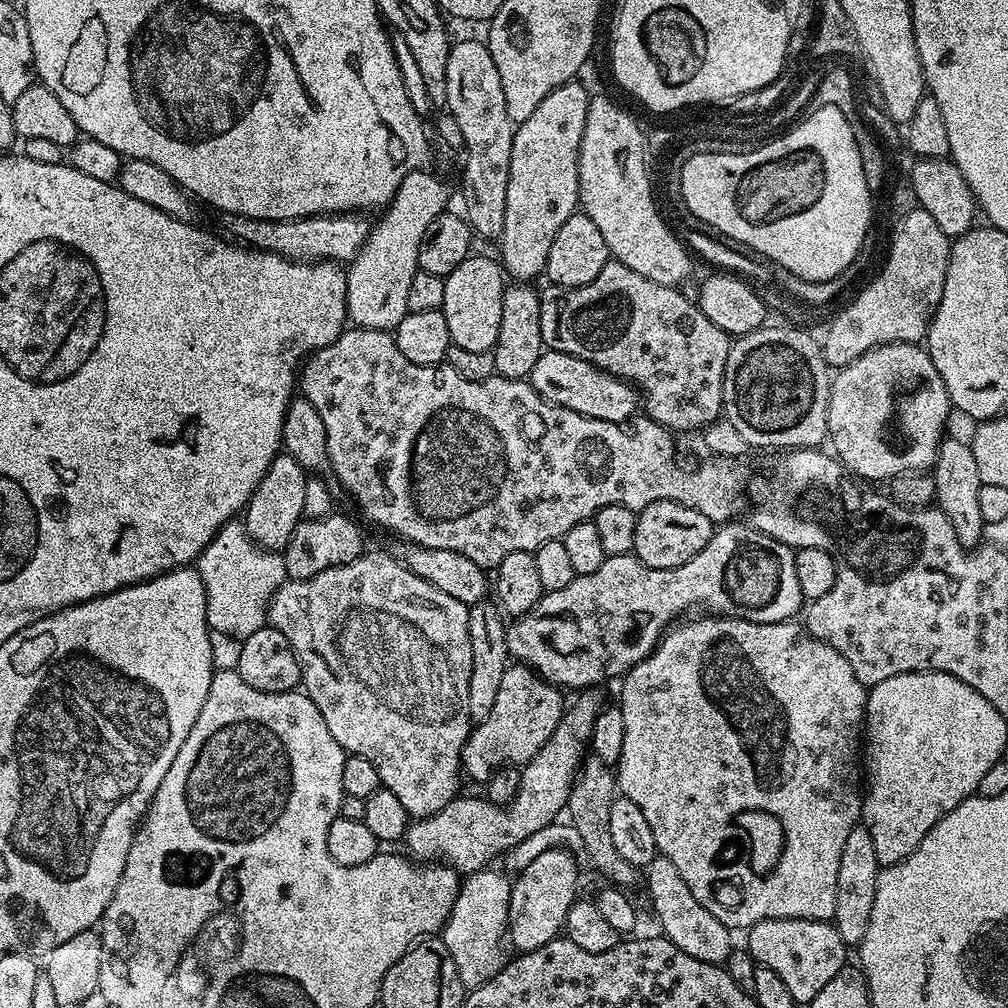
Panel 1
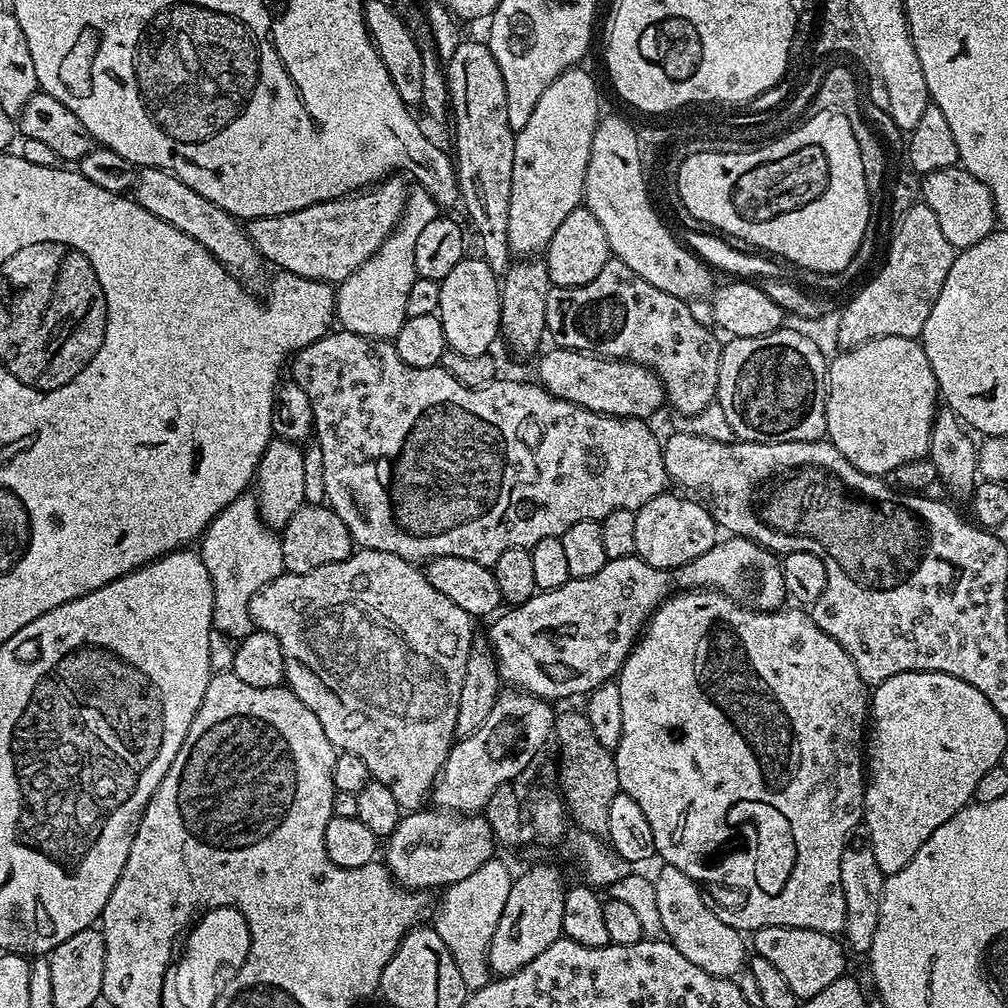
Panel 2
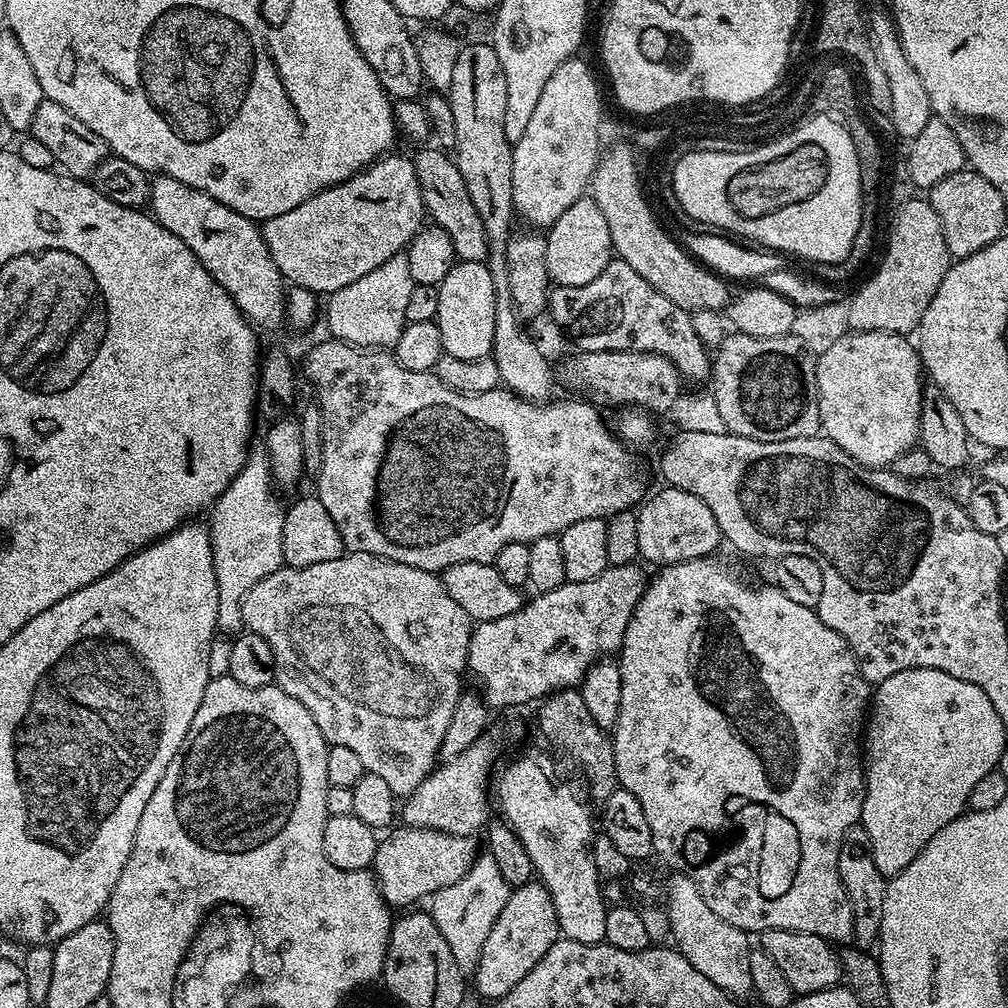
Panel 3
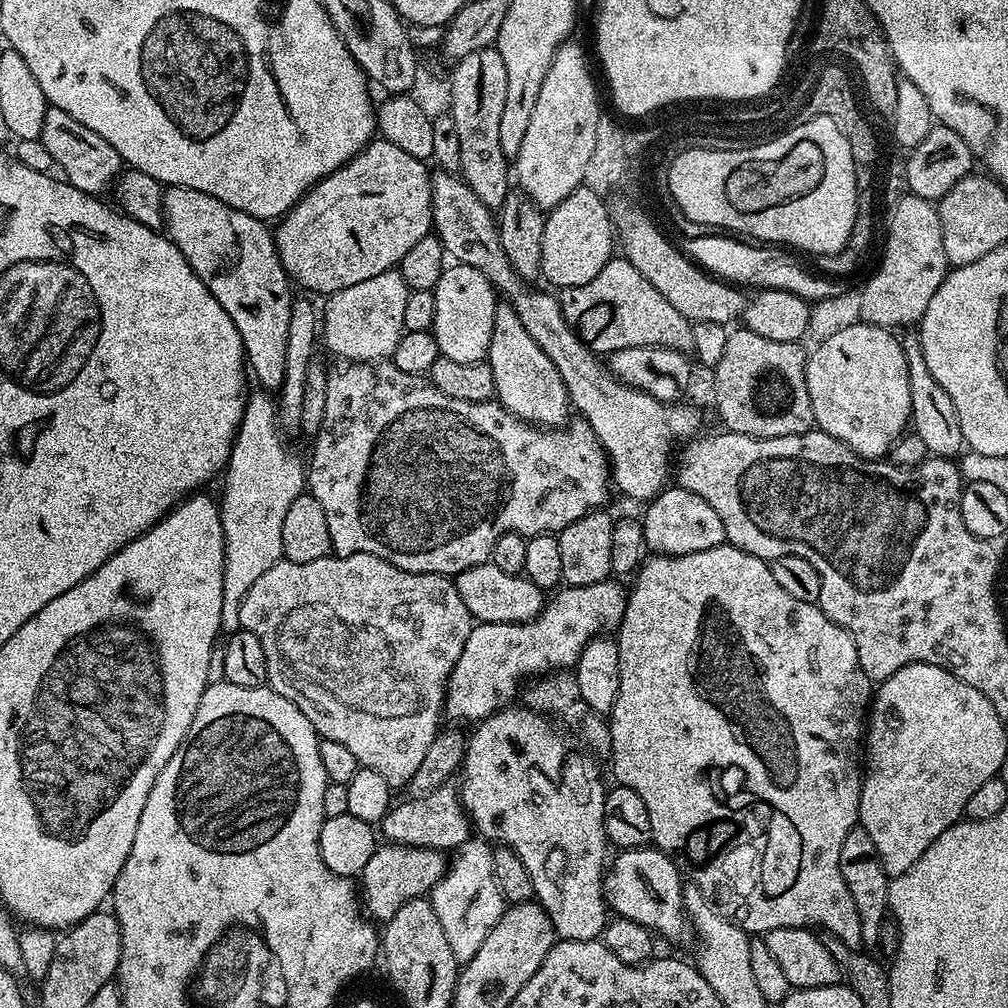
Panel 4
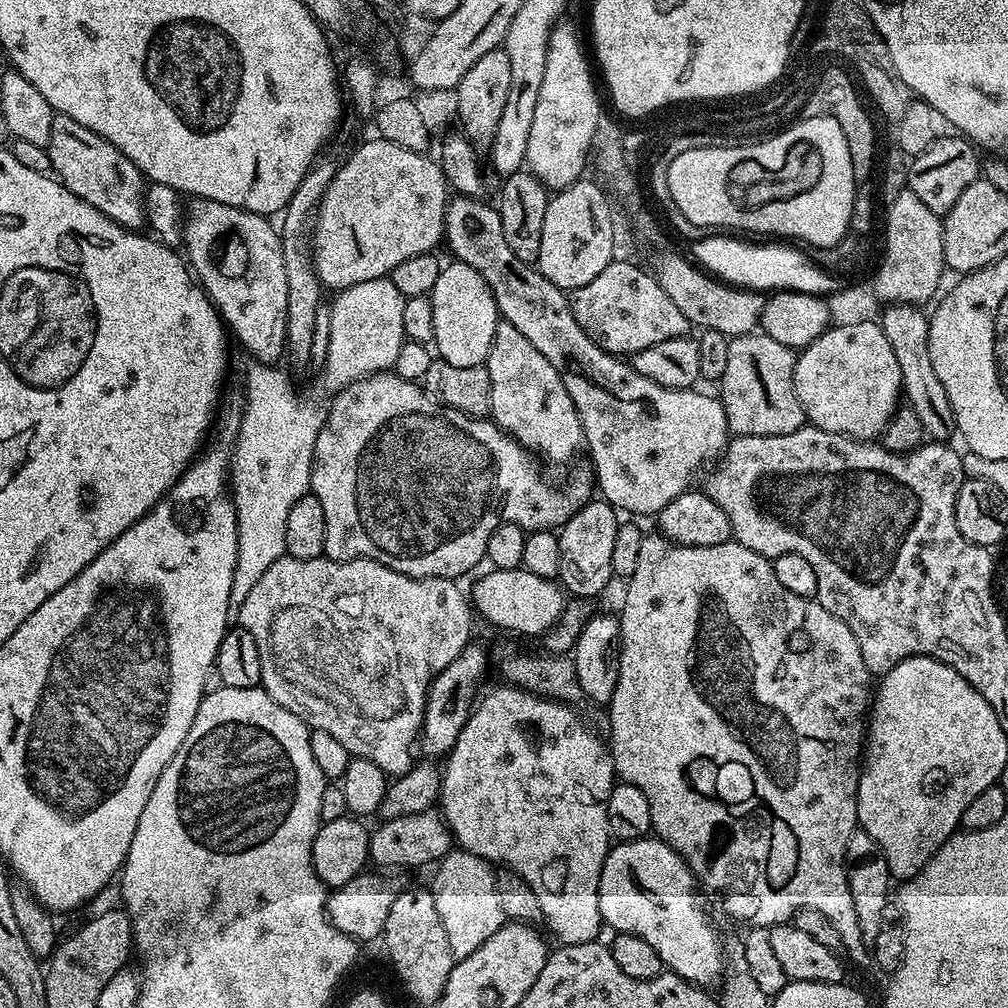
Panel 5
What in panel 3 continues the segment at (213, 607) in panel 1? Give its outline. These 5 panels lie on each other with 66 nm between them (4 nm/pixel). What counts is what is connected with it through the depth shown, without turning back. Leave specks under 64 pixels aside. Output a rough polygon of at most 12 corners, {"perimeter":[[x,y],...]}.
{"perimeter":[[263,451],[211,505],[221,633],[285,567],[285,505]]}

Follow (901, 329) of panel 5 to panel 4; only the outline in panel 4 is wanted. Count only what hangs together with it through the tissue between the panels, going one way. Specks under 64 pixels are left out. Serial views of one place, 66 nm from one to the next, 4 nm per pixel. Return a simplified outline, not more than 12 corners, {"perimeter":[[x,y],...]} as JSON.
{"perimeter":[[919,335],[904,336],[911,431],[933,456],[965,451],[958,410]]}

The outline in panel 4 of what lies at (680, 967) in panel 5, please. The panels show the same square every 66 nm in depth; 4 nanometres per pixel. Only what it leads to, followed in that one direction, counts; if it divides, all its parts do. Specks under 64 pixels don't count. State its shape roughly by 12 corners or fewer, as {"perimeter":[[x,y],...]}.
{"perimeter":[[655,846],[621,851],[607,907],[672,940],[686,917],[676,861]]}

